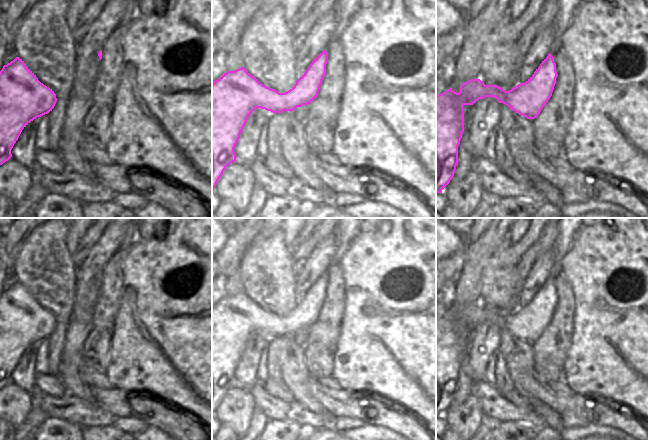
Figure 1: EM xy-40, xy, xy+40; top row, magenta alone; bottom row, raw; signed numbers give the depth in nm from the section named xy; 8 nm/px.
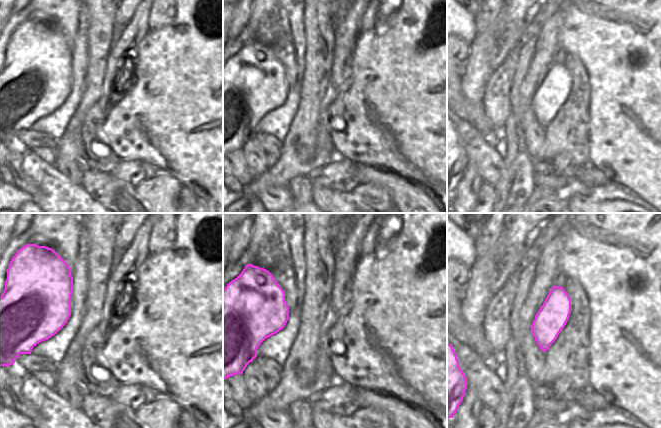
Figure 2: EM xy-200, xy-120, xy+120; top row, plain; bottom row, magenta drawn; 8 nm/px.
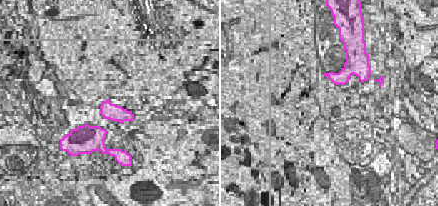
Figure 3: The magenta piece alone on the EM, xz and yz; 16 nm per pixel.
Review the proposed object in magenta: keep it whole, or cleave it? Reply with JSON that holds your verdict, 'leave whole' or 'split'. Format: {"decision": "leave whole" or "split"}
{"decision": "leave whole"}

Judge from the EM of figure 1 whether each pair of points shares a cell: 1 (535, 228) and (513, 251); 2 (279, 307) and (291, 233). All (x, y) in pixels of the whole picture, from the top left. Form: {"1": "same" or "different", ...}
{"1": "same", "2": "different"}

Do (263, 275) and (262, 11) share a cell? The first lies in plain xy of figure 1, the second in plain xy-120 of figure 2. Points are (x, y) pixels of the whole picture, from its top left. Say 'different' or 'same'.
same

